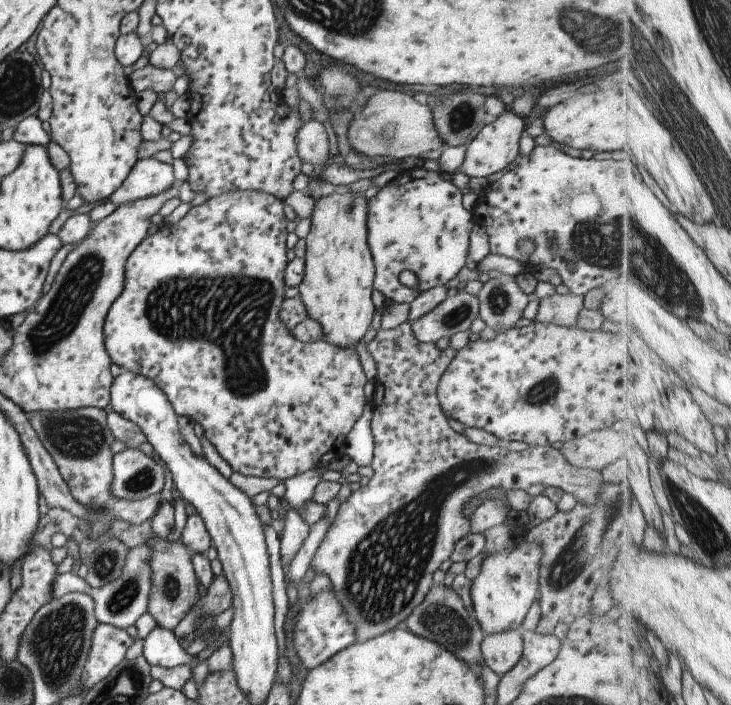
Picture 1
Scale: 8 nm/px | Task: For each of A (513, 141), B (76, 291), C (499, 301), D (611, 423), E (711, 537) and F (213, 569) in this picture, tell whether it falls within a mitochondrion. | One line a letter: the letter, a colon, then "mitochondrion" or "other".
A: other
B: mitochondrion
C: mitochondrion
D: other
E: mitochondrion
F: other

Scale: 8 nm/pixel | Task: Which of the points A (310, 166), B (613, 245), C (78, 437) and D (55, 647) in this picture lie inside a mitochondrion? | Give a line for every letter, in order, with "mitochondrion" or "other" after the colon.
A: other
B: mitochondrion
C: mitochondrion
D: mitochondrion

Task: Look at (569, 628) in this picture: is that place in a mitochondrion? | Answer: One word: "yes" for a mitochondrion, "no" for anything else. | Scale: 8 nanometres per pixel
no

